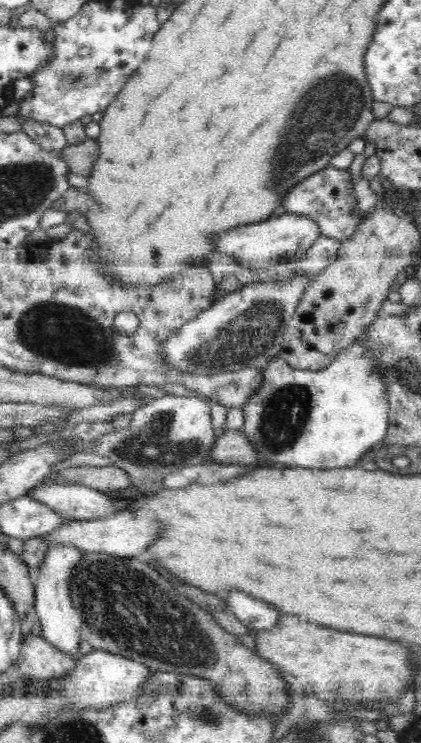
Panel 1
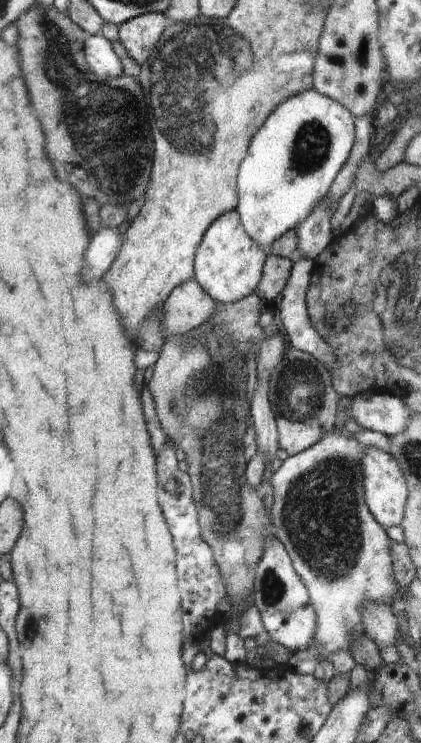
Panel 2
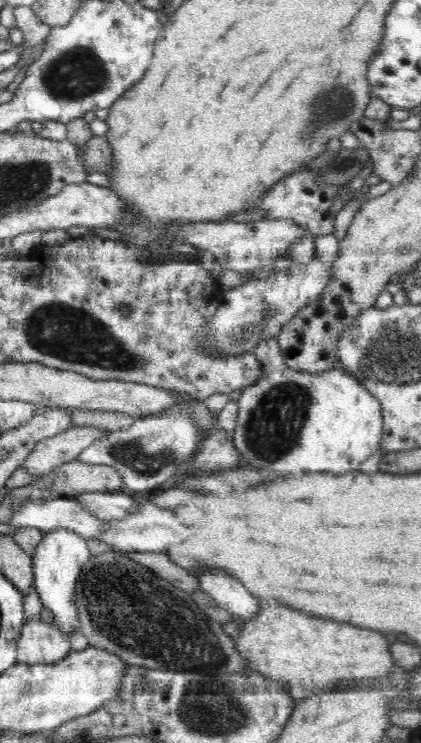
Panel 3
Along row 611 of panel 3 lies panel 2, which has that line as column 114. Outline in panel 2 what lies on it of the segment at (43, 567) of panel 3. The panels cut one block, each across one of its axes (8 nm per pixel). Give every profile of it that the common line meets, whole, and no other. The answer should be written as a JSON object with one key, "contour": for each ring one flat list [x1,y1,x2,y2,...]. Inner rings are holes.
{"contour":[[90,35,84,42,84,60,88,70,98,78,116,78,123,74,122,62,112,48,112,41,103,35]]}

